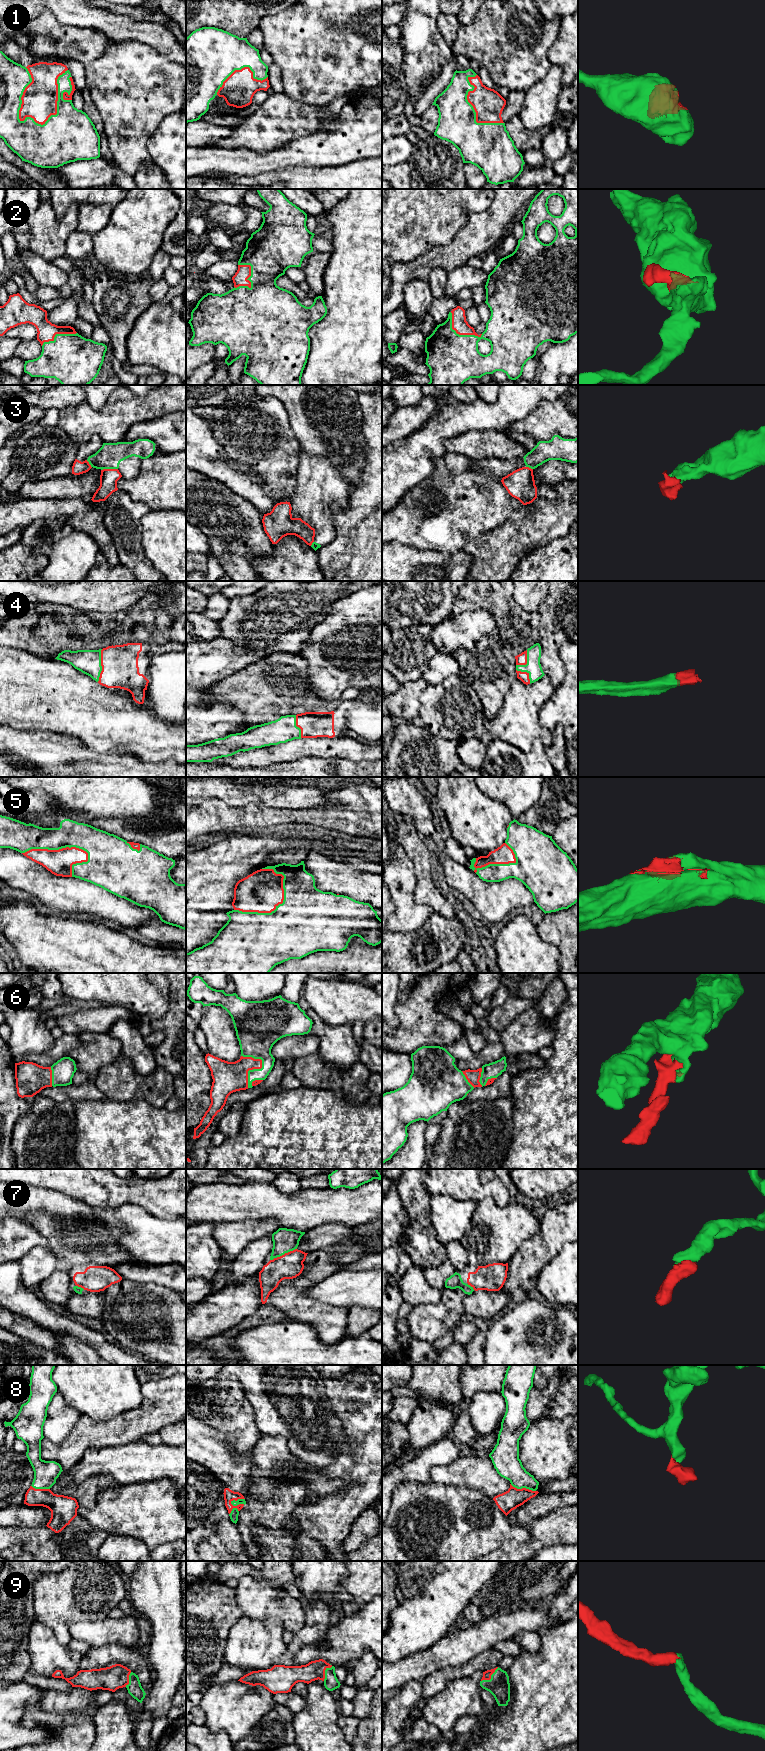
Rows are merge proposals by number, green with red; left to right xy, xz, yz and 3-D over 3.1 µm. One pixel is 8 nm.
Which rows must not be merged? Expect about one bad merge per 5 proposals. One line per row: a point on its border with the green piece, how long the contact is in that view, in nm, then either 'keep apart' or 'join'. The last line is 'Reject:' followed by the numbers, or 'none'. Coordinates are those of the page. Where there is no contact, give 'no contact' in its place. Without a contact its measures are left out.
1: xy (57, 109) | 550 nm | join
2: xz (251, 283) | 240 nm | join
3: xy (109, 468) | 140 nm | keep apart
4: xy (100, 665) | 260 nm | join
5: xy (58, 849) | 550 nm | join
6: xz (261, 1068) | 280 nm | join
7: xz (283, 1254) | 240 nm | join
8: xz (231, 1502) | 180 nm | join
9: yz (491, 1677) | 180 nm | join
Reject: 3

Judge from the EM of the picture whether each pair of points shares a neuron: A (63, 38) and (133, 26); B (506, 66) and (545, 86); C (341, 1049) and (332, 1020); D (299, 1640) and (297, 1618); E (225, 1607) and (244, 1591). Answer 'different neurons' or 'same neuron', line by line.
A: different neurons
B: different neurons
C: different neurons
D: different neurons
E: different neurons

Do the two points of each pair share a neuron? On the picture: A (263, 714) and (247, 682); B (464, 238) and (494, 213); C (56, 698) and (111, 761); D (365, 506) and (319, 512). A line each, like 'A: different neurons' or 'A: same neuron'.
A: same neuron
B: same neuron
C: different neurons
D: different neurons

